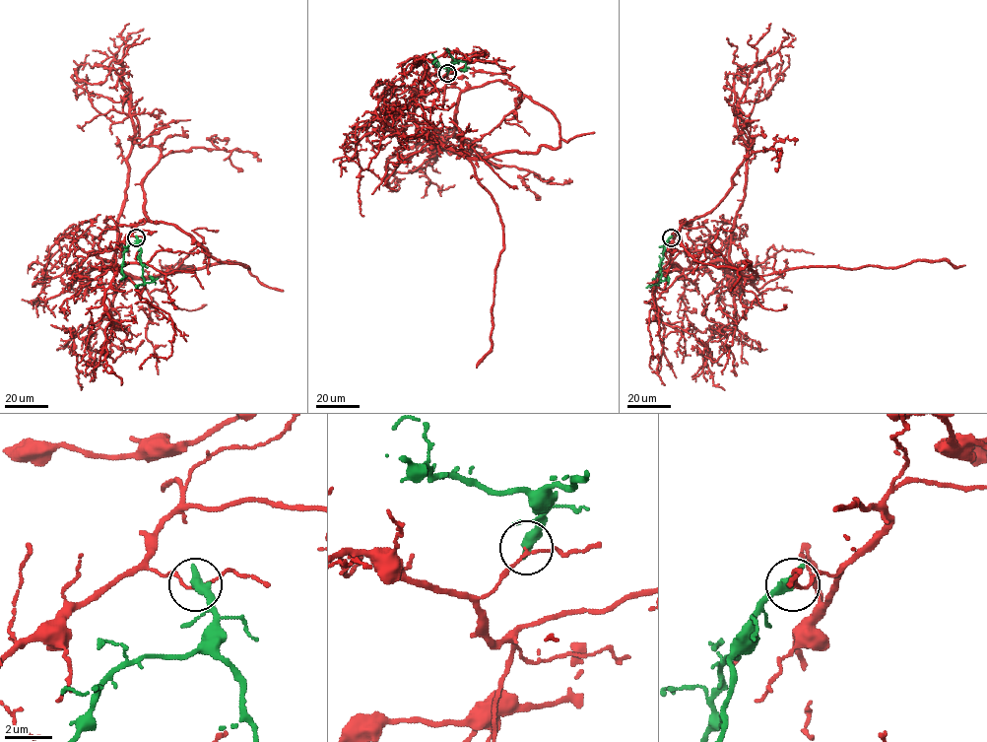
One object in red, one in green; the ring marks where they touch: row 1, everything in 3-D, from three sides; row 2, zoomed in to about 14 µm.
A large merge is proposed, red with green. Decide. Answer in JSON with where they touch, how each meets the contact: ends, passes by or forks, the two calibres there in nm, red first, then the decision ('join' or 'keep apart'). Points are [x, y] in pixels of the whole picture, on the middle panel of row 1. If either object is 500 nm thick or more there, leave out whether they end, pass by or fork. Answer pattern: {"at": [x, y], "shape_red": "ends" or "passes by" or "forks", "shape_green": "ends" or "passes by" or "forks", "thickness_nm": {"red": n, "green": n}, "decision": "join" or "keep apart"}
{"at": [447, 73], "shape_red": "passes by", "shape_green": "ends", "thickness_nm": {"red": 100, "green": 480}, "decision": "keep apart"}

